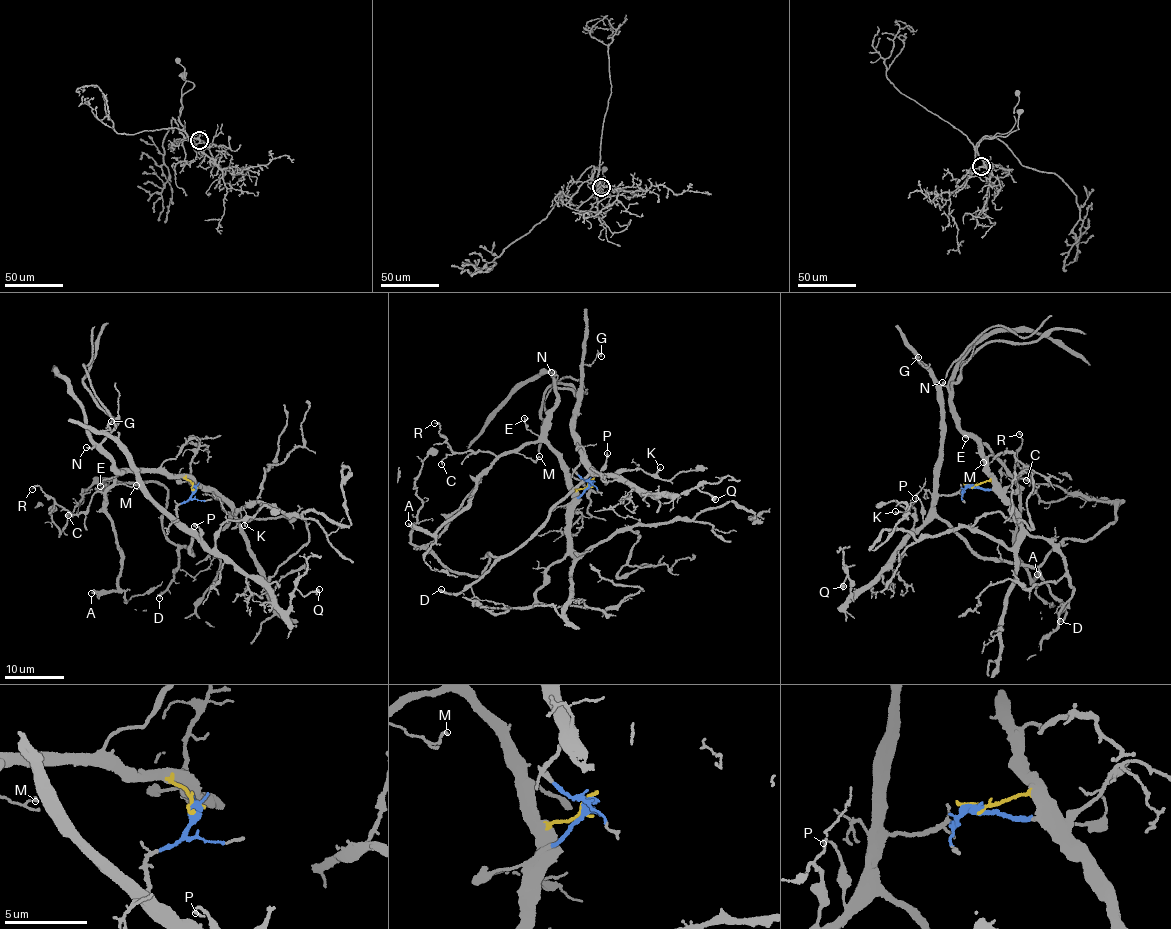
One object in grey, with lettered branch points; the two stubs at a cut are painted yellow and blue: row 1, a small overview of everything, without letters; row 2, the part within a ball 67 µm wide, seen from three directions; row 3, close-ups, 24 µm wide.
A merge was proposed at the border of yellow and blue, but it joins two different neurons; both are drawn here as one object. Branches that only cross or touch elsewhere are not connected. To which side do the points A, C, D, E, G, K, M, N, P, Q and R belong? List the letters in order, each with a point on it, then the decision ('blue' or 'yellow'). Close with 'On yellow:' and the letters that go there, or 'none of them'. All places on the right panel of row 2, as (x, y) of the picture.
A: (1037, 574) | yellow
C: (1026, 480) | yellow
D: (1060, 621) | blue
E: (965, 438) | yellow
G: (918, 357) | blue
K: (895, 511) | blue
M: (983, 462) | yellow
N: (942, 382) | yellow
P: (915, 498) | blue
Q: (843, 586) | blue
R: (1019, 434) | yellow
On yellow: A, C, E, M, N, R

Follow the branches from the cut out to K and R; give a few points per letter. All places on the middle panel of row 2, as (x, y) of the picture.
K: (590, 483), (574, 472), (581, 461), (589, 463), (601, 474), (641, 468), (654, 475), (660, 467)
R: (588, 483), (583, 488), (572, 488), (559, 458), (546, 443), (497, 456), (485, 451), (451, 451), (433, 423)

